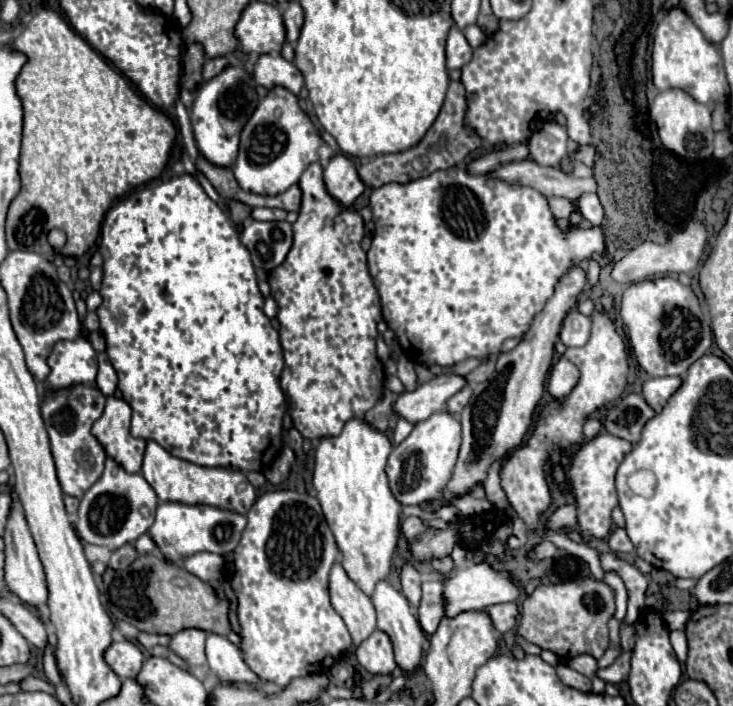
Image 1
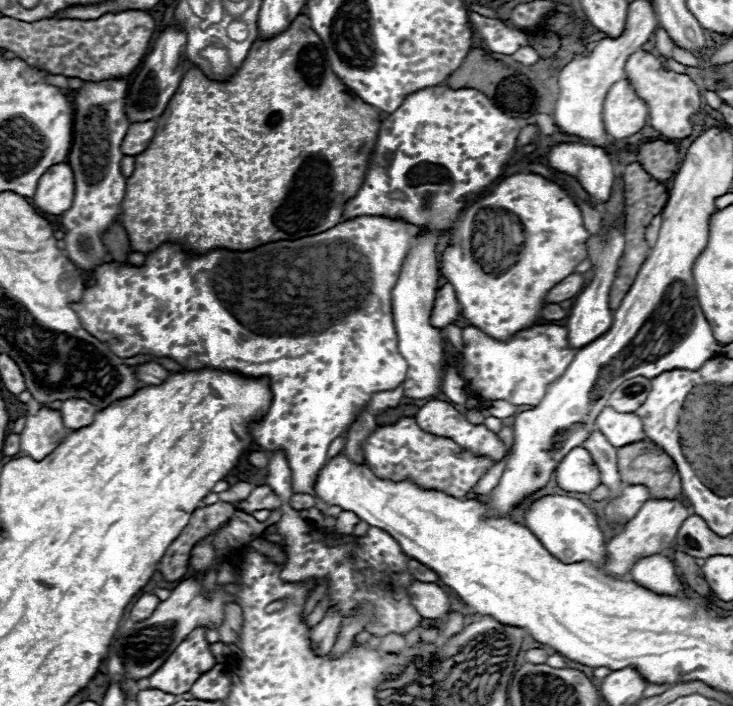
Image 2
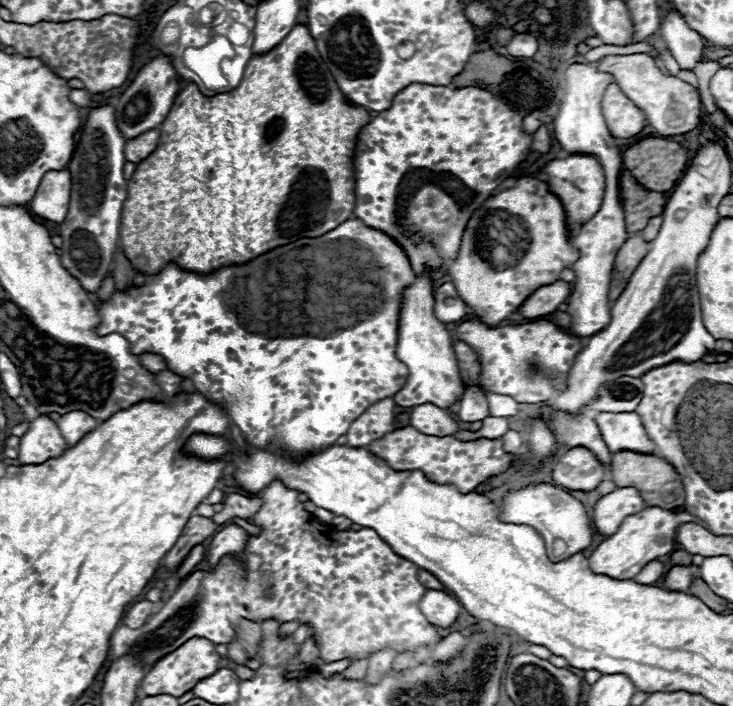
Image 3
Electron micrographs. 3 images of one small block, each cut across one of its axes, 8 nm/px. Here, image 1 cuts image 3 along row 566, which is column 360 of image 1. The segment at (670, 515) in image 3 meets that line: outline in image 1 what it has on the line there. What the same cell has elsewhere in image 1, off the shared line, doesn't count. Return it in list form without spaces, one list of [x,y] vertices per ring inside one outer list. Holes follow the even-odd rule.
[[[334,564],[330,570],[330,602],[346,622],[356,646],[376,630],[372,600],[346,576],[340,564]]]

